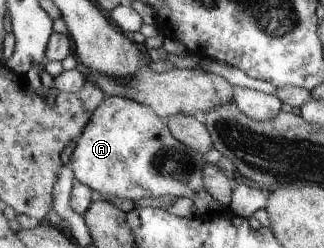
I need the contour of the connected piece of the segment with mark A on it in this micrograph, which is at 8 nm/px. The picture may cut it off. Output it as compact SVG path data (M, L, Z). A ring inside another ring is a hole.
M121 96L105 99L105 102L99 104L91 113L89 124L75 140L75 150L71 156L71 168L76 180L105 196L128 198L133 201L148 197L159 198L165 194L187 197L194 202L201 215L219 206L219 202L215 202L203 188L201 168L205 162L201 154L193 152L172 134L165 119L152 107Z

